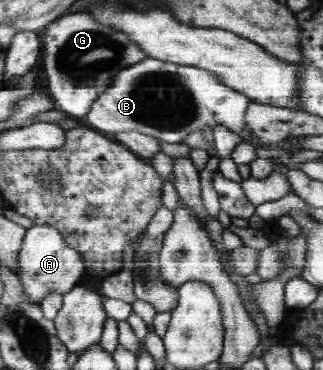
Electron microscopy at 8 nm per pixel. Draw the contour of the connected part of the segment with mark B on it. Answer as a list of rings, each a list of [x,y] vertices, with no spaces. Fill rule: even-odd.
[[[154,58],[137,62],[129,68],[123,68],[114,85],[110,85],[102,97],[98,96],[98,101],[93,101],[94,109],[89,109],[90,117],[86,117],[92,128],[107,132],[108,135],[140,132],[166,143],[183,143],[186,136],[197,129],[223,125],[242,138],[244,143],[268,148],[263,143],[255,143],[253,133],[245,124],[245,113],[252,99],[226,86],[218,79],[218,75]]]

